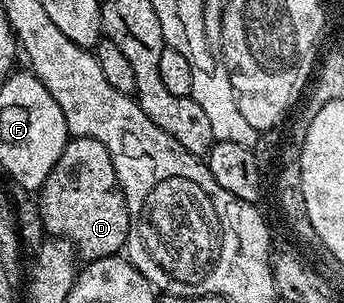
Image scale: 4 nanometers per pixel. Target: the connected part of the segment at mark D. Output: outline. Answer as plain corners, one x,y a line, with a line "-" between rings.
81,136
69,139
62,158
54,162
46,182
39,188
39,196
40,220
47,235
67,240
85,261
115,256
127,245
130,218
126,198
118,174
114,174
114,162
110,162
102,142

